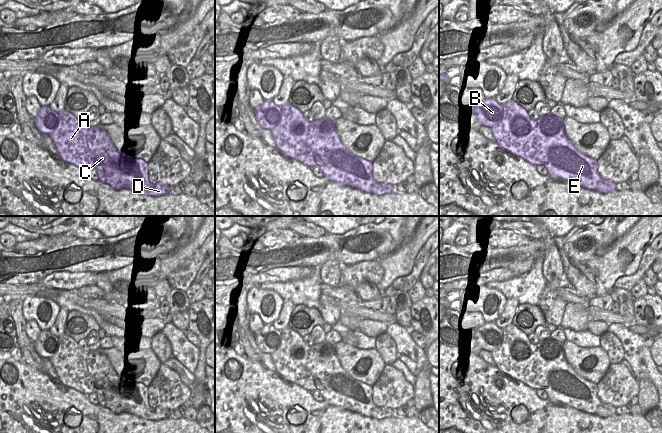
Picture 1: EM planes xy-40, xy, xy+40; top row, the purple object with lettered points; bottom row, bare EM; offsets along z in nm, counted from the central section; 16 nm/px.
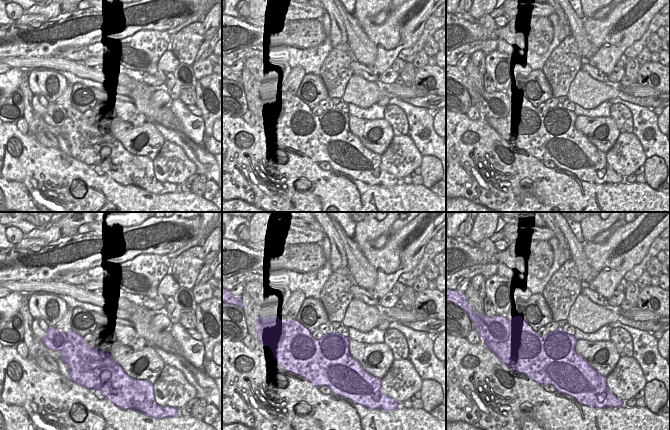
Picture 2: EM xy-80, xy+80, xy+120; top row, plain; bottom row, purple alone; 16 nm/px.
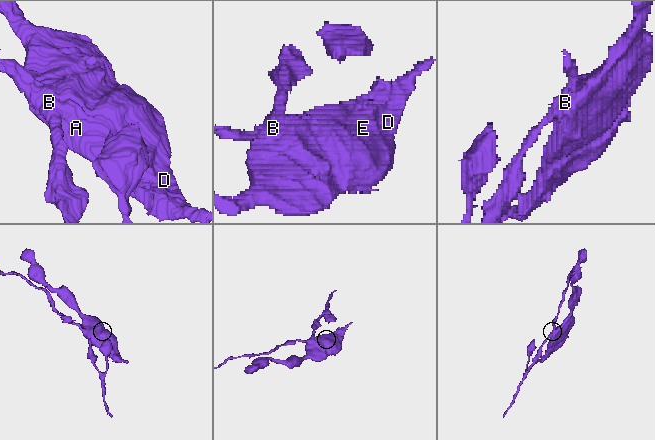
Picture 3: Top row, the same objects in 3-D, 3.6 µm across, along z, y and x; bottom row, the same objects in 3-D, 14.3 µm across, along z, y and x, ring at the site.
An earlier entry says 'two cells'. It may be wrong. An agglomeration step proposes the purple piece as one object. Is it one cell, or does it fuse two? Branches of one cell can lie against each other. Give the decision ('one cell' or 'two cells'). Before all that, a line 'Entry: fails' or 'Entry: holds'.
Entry: holds
two cells

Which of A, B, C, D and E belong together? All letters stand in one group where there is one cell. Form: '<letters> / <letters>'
A C D E / B

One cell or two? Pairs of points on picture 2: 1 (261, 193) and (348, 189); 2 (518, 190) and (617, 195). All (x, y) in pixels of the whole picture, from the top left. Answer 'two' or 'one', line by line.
1: one
2: one

